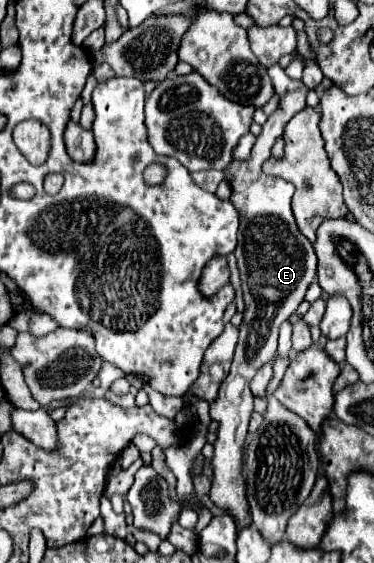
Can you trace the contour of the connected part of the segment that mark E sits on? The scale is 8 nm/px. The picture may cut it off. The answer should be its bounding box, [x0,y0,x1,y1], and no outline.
[209,65,317,531]

